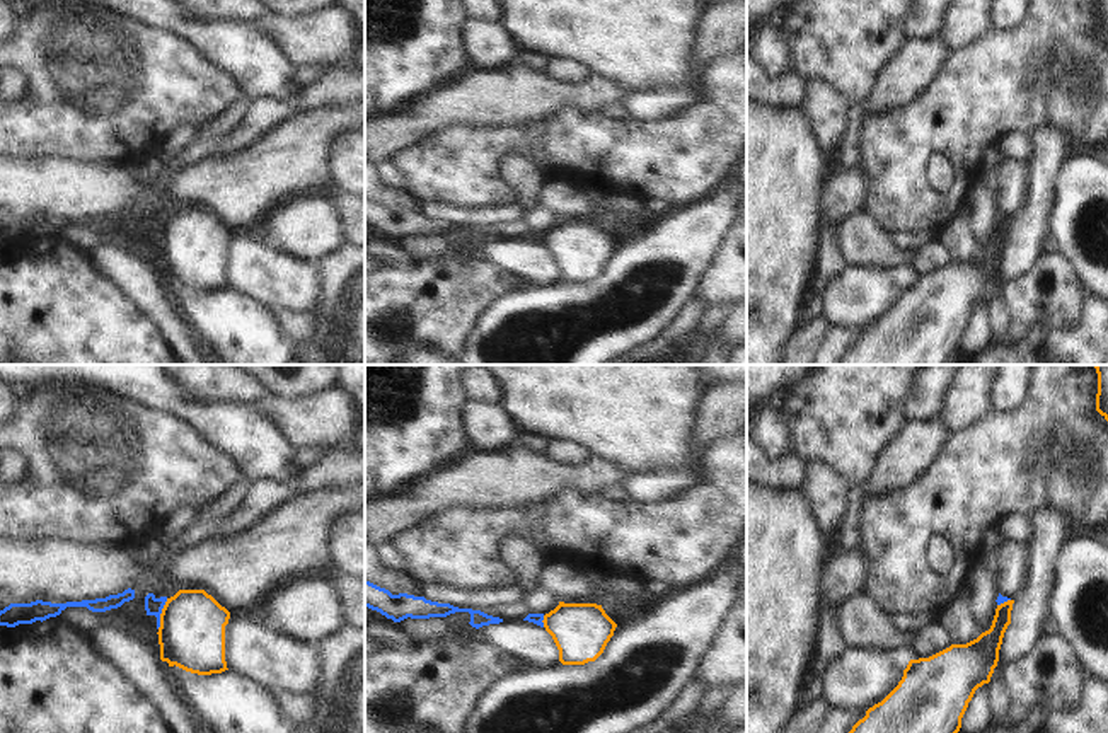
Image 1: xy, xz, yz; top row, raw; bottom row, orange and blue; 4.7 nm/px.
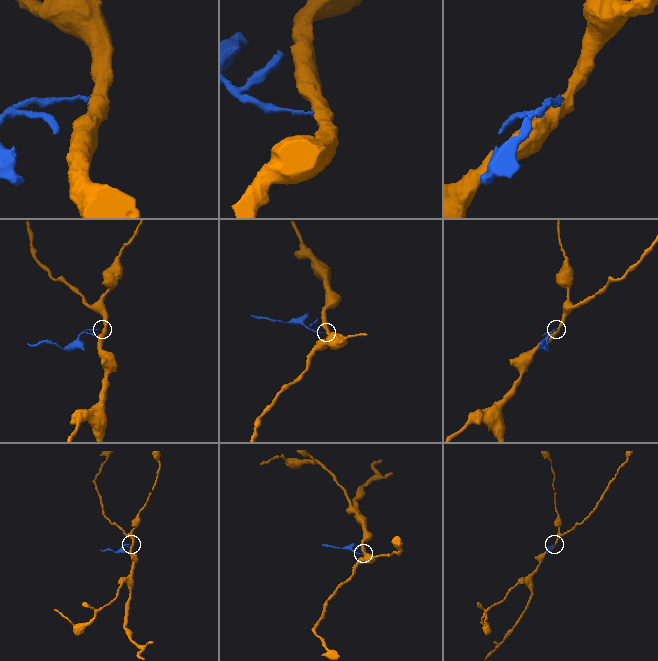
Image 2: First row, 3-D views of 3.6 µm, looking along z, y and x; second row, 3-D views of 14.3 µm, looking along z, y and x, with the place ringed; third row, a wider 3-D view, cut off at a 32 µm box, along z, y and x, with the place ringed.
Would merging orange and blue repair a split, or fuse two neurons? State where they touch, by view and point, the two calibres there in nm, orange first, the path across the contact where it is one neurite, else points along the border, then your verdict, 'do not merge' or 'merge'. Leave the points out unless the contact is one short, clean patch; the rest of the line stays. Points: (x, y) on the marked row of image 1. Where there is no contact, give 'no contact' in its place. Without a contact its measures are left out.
contact xy (161, 614); calibres 320 and 80 nm; border xy (167, 599), (157, 628); do not merge

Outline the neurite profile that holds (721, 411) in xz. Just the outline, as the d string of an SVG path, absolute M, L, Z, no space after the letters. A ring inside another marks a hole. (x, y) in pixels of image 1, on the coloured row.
M716 380L695 409L694 448L695 462L721 436L747 430L747 380Z

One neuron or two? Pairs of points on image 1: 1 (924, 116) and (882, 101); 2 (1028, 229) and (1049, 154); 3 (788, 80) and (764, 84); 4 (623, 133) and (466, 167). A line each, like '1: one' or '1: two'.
1: two
2: one
3: one
4: one

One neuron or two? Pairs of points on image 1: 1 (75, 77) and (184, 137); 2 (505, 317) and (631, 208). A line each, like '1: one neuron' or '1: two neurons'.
1: two neurons
2: two neurons

